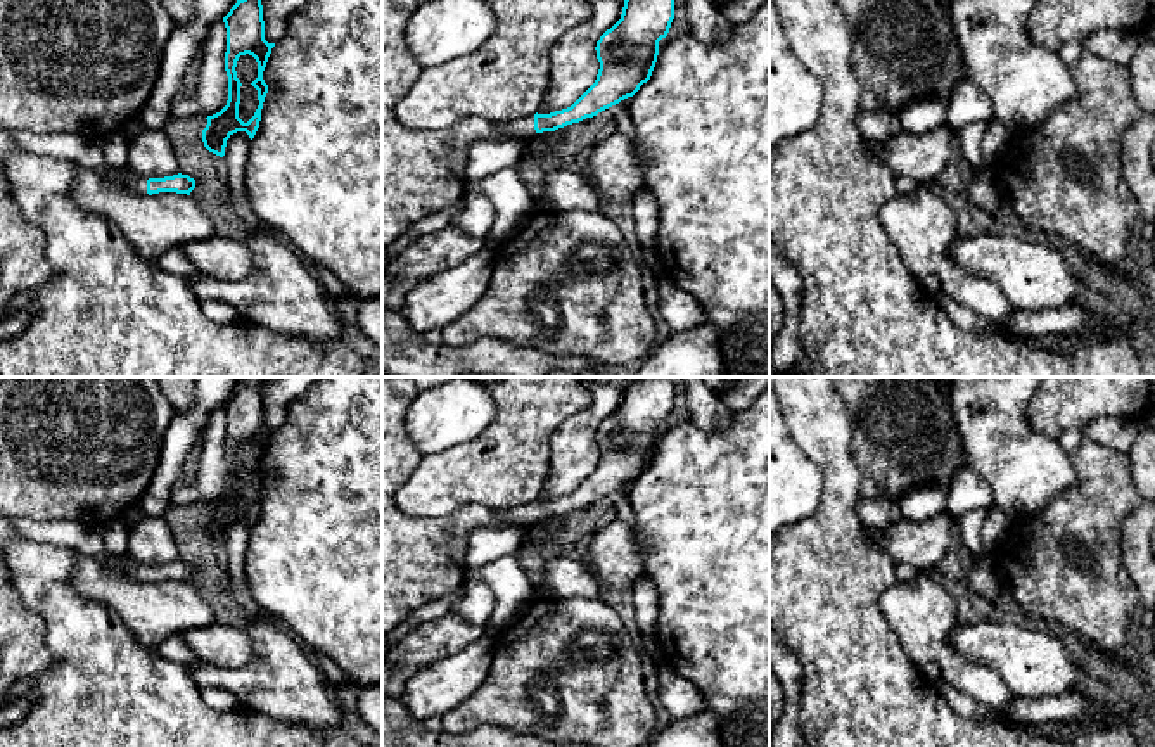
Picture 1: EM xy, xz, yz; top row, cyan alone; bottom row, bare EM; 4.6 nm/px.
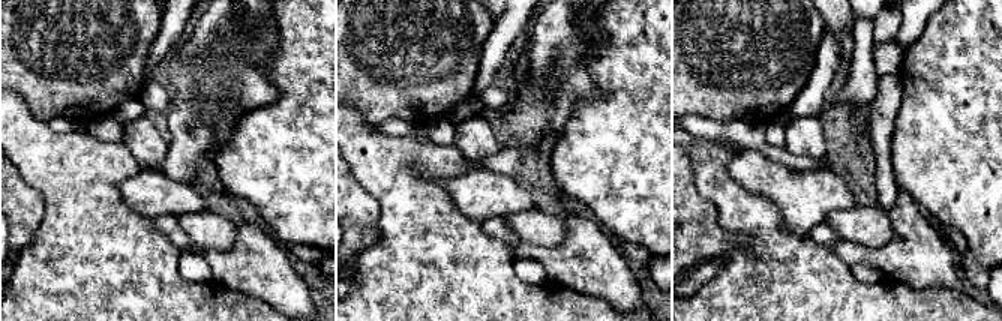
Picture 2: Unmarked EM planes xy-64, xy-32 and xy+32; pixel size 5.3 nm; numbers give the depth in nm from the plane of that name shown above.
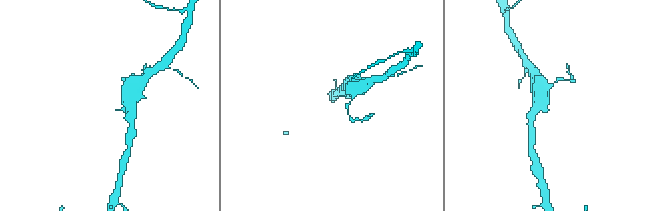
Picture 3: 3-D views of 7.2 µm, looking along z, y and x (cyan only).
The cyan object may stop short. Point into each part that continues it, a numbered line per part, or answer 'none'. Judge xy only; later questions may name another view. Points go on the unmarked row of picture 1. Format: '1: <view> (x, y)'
1: xy (137, 571)

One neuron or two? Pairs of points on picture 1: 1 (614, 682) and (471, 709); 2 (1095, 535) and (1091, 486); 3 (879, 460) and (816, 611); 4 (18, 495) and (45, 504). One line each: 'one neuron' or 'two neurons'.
1: one neuron
2: one neuron
3: two neurons
4: one neuron

